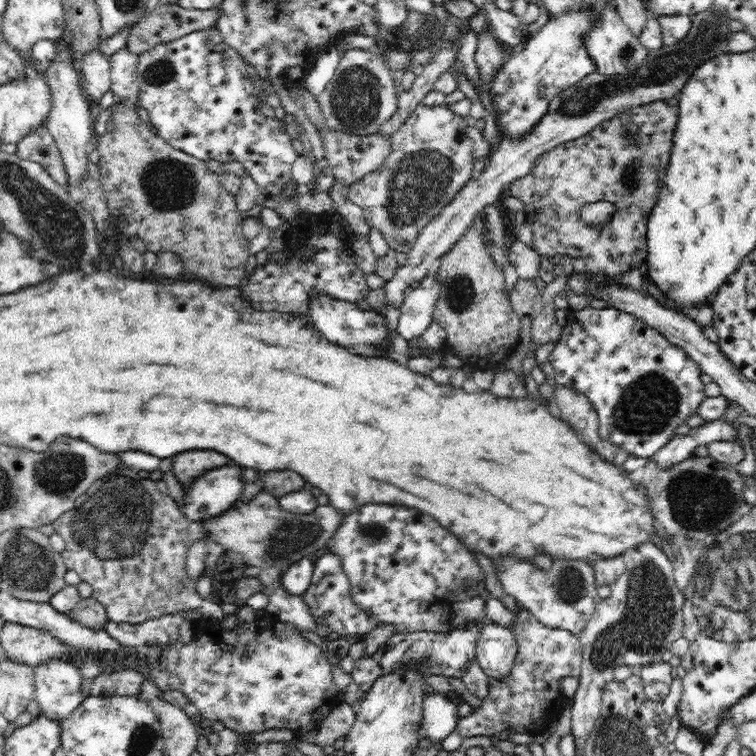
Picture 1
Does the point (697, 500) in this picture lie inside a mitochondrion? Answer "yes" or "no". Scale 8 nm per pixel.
yes

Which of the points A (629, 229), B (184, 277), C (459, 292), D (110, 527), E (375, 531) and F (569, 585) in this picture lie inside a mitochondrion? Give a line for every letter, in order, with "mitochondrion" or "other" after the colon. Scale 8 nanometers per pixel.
A: other
B: other
C: mitochondrion
D: mitochondrion
E: mitochondrion
F: mitochondrion

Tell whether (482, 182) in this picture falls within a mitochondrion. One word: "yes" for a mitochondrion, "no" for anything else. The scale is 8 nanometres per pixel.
no

